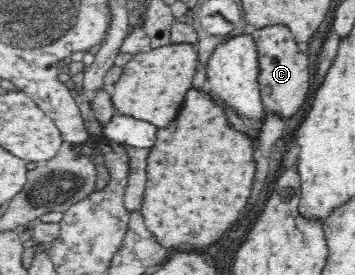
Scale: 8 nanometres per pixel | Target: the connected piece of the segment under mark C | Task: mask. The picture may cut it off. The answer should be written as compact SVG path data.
M268 26L257 30L249 29L259 57L259 86L266 115L292 118L308 100L310 92L310 64L308 56L299 50L296 40L286 26Z

